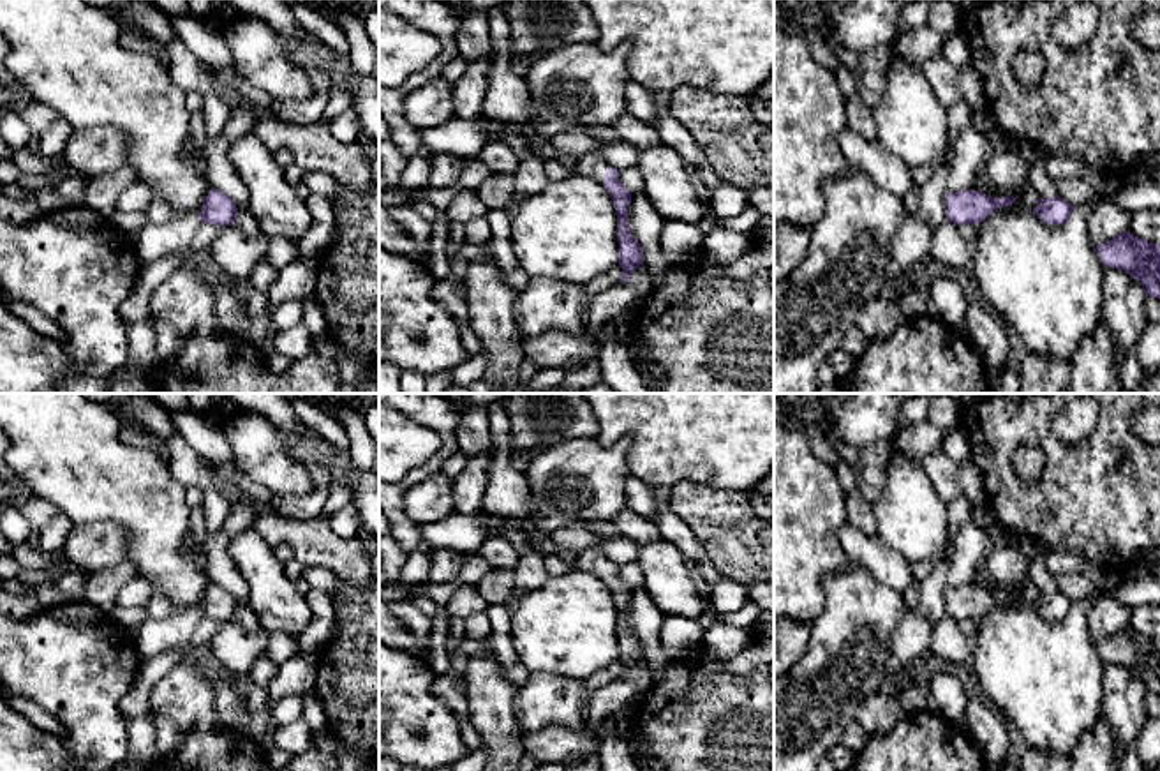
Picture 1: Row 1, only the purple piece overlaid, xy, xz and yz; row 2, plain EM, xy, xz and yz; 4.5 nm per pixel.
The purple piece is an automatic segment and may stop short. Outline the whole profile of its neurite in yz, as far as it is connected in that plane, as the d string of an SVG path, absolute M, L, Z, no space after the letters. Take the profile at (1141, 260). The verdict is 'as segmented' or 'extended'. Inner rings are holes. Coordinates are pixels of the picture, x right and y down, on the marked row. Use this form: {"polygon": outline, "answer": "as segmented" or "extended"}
{"polygon": "M1123 231L1098 245L1095 252L1105 266L1123 270L1137 279L1146 296L1160 300L1160 243Z", "answer": "as segmented"}

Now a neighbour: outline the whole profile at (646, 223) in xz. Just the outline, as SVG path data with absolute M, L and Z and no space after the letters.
M643 191L631 194L631 203L628 208L628 226L643 251L643 263L649 268L654 286L663 281L673 261L666 259L661 254L659 235L663 224L665 219L652 206L651 199Z

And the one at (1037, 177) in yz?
M1035 148L1037 159L1030 168L1026 182L1040 194L1044 199L1060 196L1056 182L1045 173L1045 161L1051 157L1047 148Z

